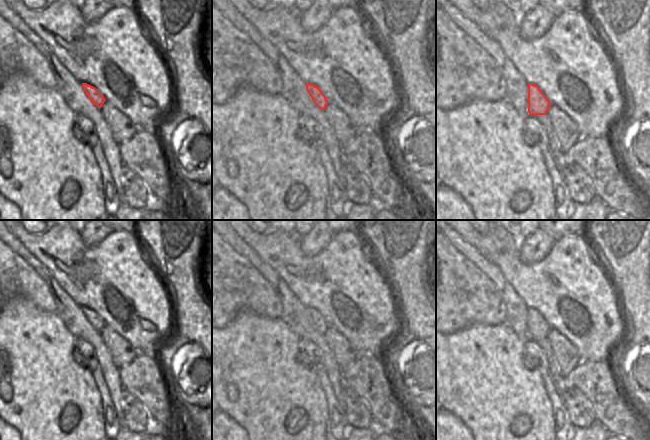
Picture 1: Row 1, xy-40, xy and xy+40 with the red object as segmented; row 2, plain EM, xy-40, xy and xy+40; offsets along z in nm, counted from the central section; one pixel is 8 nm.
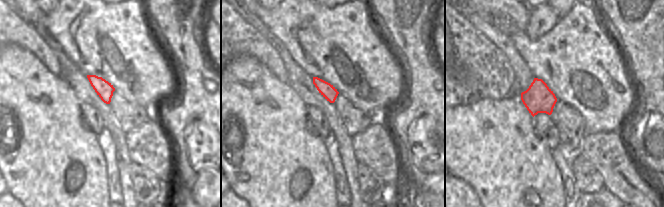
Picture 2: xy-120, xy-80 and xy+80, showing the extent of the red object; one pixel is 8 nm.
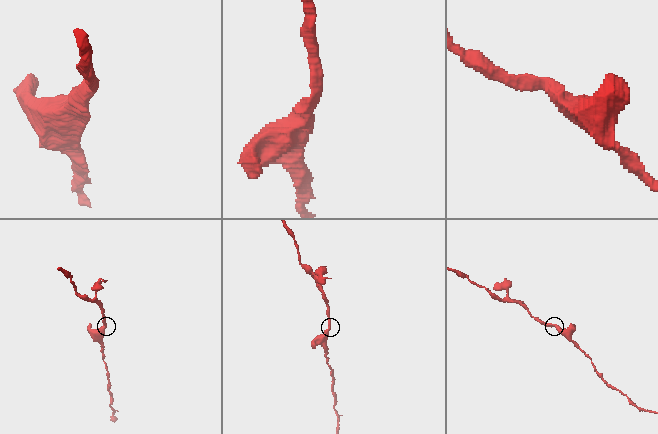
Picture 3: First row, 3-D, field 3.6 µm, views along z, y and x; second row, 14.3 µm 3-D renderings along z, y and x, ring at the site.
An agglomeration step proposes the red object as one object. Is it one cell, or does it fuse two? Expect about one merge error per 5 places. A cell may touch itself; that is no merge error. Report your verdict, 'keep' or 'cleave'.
keep

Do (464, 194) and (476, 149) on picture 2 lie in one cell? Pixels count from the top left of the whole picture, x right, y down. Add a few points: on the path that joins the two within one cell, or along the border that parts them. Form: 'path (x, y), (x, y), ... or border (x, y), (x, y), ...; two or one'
border (455, 176), (464, 180), (478, 196); two

